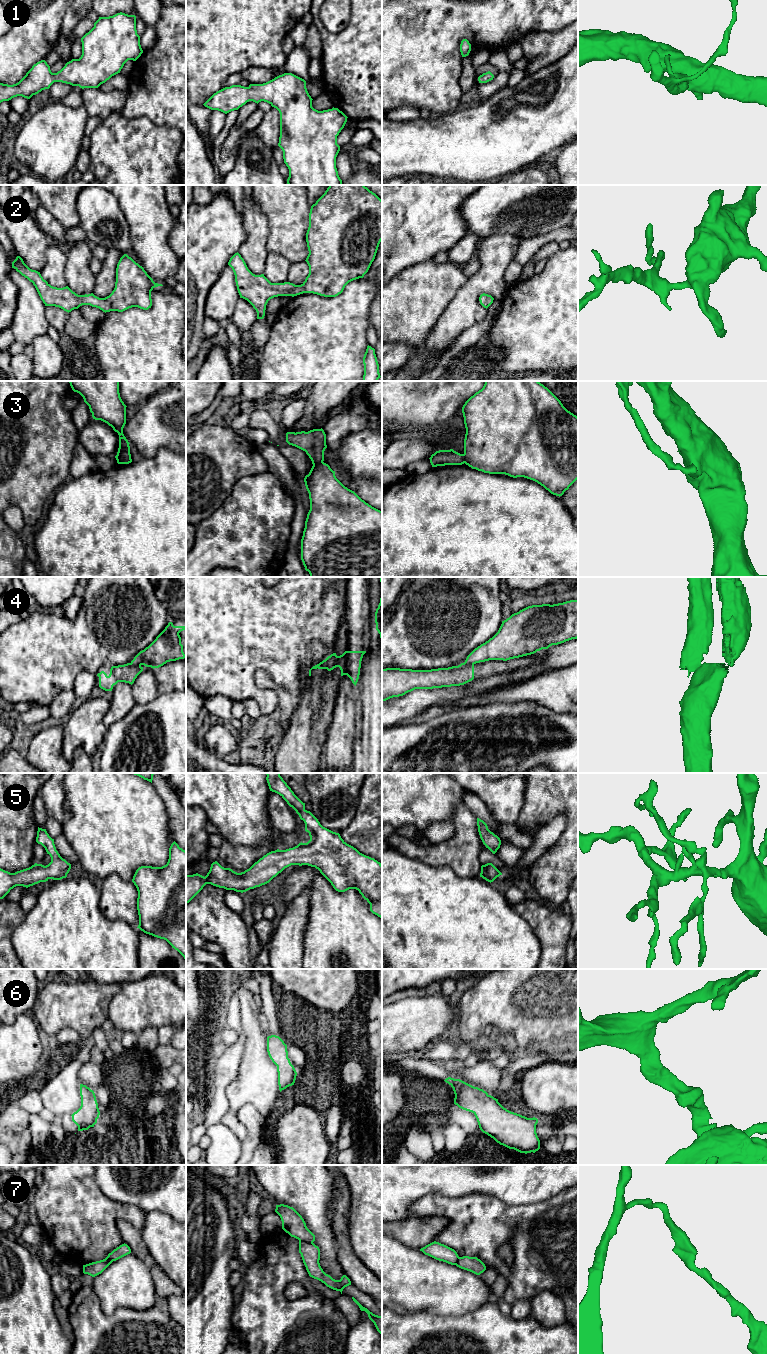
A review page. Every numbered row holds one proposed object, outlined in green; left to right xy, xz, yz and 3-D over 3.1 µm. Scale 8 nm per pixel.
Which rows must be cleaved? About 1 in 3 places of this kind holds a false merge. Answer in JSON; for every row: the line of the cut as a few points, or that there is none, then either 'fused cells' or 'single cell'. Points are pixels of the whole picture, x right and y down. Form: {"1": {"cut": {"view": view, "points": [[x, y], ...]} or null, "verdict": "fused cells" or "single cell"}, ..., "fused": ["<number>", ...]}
{"1": {"cut": null, "verdict": "single cell"}, "2": {"cut": null, "verdict": "single cell"}, "3": {"cut": {"view": "xz", "points": [[323, 462], [313, 465]]}, "verdict": "fused cells"}, "4": {"cut": {"view": "xz", "points": [[337, 656], [330, 659], [325, 668]]}, "verdict": "fused cells"}, "5": {"cut": null, "verdict": "single cell"}, "6": {"cut": null, "verdict": "single cell"}, "7": {"cut": {"view": "xz", "points": [[299, 1239], [312, 1243]]}, "verdict": "fused cells"}, "fused": ["3", "4", "7"]}

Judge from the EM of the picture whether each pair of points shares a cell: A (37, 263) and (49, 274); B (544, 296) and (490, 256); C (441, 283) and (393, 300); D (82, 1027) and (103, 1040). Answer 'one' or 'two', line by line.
A: two
B: two
C: one
D: two

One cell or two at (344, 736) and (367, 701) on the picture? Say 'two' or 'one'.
two

